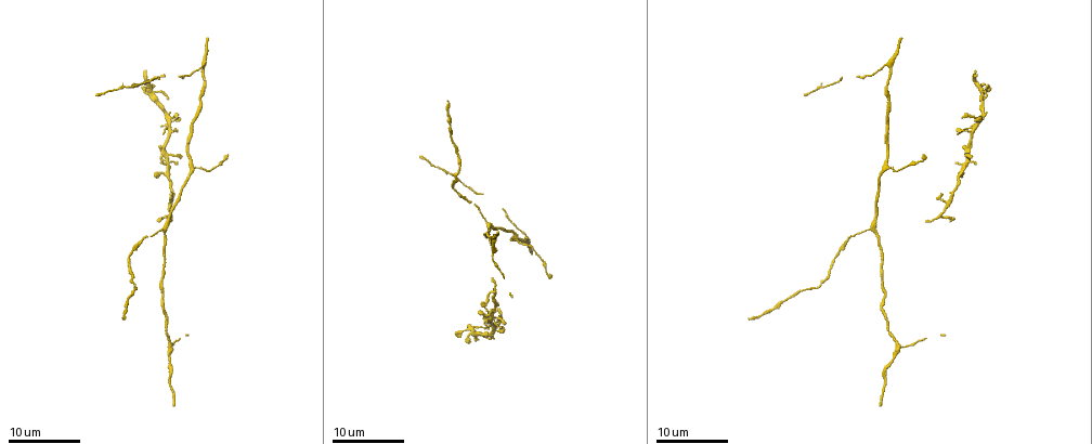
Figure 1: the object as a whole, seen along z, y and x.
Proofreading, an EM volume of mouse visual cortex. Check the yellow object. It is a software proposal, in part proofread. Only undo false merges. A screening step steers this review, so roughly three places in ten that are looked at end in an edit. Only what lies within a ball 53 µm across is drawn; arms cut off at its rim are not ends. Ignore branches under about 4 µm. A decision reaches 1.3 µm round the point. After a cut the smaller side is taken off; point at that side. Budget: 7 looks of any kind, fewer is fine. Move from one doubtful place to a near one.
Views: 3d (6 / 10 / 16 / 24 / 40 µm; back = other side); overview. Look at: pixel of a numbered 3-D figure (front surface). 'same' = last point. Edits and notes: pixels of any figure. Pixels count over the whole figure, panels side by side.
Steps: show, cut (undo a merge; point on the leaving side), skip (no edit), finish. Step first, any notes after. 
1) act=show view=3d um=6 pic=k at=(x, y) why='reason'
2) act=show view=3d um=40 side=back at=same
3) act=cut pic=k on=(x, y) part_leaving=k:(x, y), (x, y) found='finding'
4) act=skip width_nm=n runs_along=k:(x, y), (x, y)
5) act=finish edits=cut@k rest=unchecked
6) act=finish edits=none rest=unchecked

act=show view=3d um=16 pic=1 at=(191, 166) why='thin arm on a thick one'

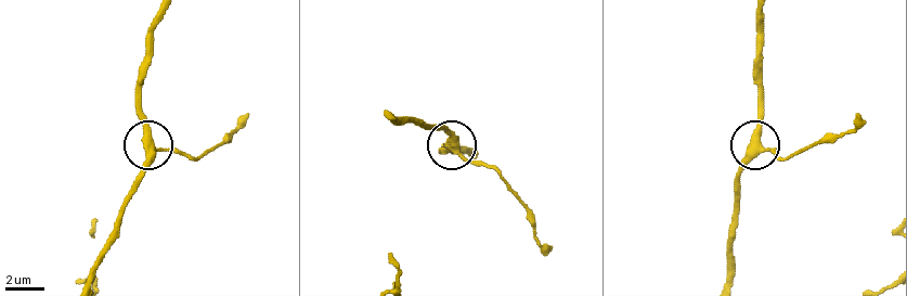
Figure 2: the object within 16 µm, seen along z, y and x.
act=show view=3d um=10 pic=2 at=(150, 147)

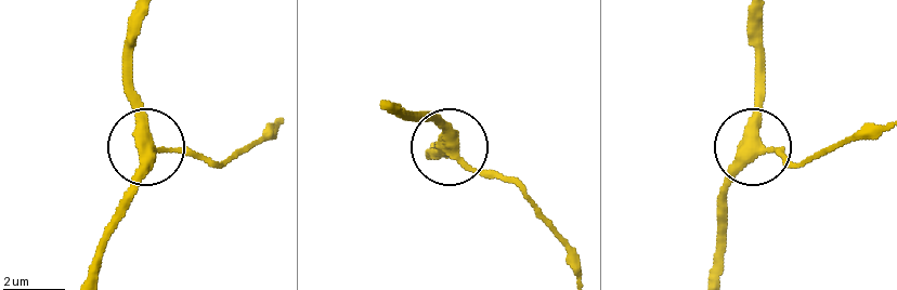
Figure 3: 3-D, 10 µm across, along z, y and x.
act=skip arms=3 found='one neuron here'

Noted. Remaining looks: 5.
act=show view=3d um=24 pic=1 at=(162, 229) why='three-way junction'

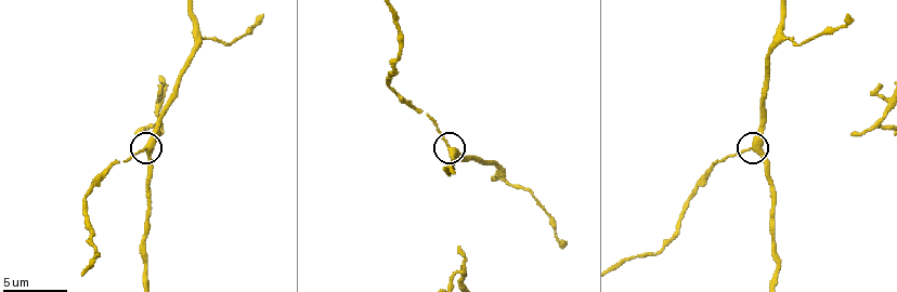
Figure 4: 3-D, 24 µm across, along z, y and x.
act=show view=3d um=10 pic=4 at=(451, 148)

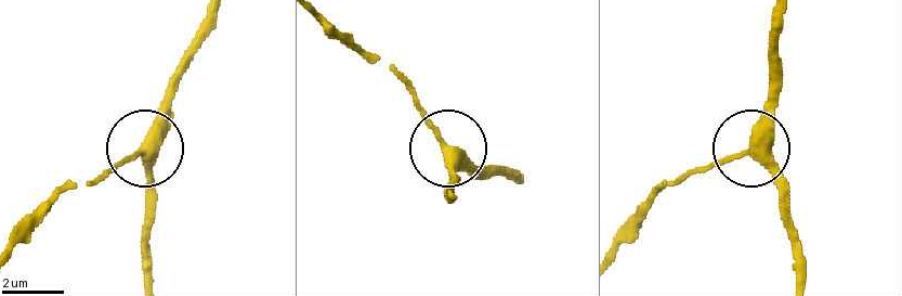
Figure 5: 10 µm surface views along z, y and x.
act=skip width_nm=300 found='one neuron here'

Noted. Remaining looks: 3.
act=show view=3d um=16 pic=1 at=(894, 339) why='thick turns thin'

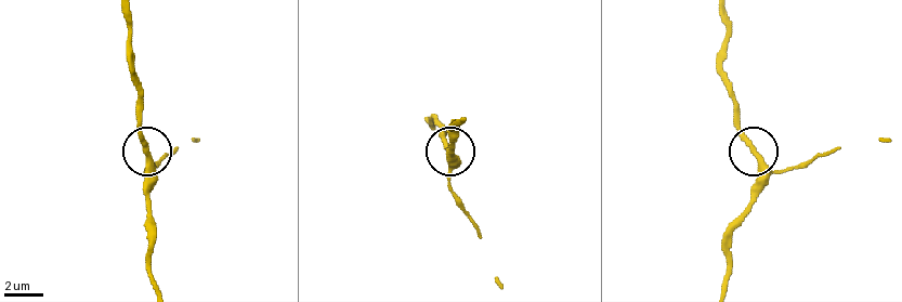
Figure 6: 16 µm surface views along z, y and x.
act=show view=3d um=10 pic=6 at=(146, 158)

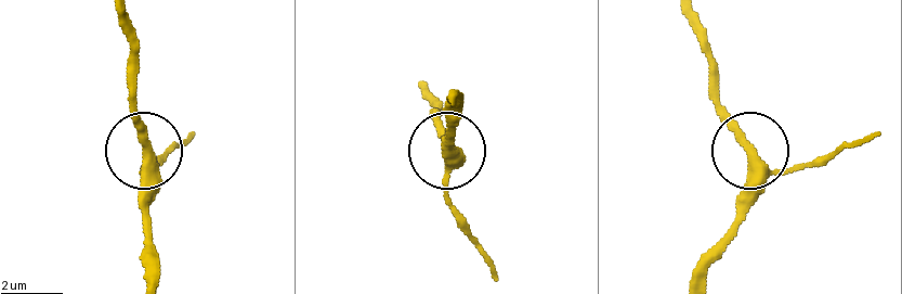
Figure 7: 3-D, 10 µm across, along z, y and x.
act=skip width_nm=320 found='all the same neuron'

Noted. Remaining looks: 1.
act=finish edits=none rest=unchecked

